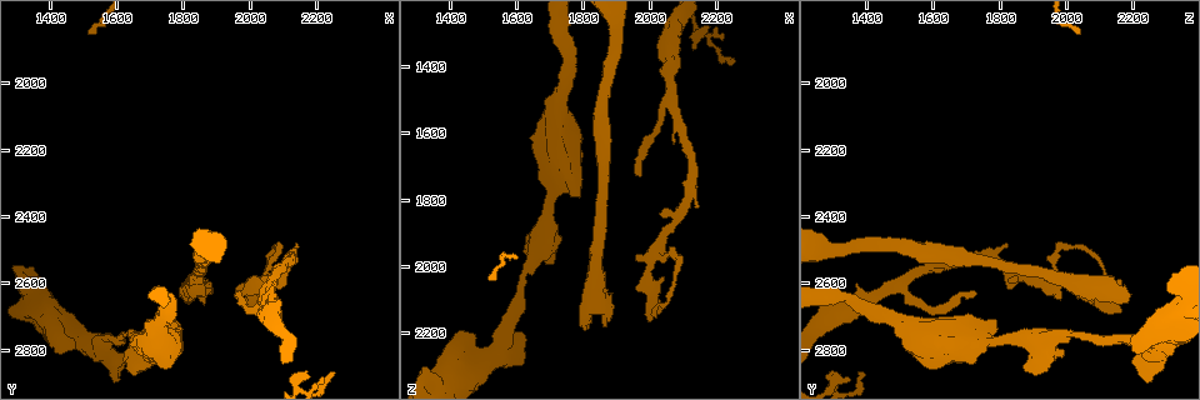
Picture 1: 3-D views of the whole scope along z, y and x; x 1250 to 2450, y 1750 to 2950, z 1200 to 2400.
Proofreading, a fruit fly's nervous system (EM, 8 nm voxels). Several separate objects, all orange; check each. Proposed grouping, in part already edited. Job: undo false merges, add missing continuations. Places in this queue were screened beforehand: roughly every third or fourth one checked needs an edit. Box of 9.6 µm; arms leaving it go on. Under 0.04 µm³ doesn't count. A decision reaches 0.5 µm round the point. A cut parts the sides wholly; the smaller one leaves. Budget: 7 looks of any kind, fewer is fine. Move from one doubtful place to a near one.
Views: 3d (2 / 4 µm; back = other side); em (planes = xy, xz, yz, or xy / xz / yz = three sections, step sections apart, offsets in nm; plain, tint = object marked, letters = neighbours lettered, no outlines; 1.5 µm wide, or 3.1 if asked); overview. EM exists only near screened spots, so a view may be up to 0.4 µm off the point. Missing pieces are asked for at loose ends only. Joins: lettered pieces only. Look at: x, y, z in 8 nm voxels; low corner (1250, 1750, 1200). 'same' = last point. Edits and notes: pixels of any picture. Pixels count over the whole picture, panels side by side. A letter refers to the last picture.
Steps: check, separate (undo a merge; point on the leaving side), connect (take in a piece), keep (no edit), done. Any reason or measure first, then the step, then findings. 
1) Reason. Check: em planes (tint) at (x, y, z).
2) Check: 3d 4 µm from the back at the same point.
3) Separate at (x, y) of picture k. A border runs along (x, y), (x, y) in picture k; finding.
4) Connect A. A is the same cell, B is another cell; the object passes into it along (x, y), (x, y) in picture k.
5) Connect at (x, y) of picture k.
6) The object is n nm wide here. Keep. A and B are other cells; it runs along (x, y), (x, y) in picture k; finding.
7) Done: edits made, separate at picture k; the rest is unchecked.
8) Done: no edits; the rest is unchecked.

A narrow waist. Check: em planes (tint) at (1640, 2750, 2010).

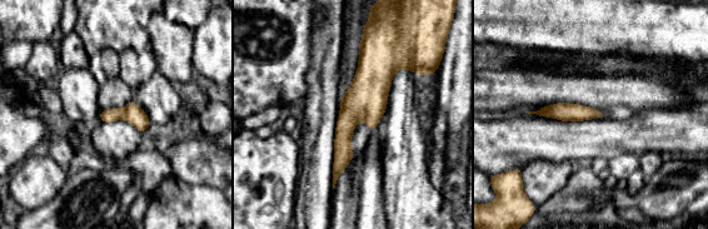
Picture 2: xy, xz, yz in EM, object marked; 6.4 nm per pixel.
Check: em planes (letters) at the same point.

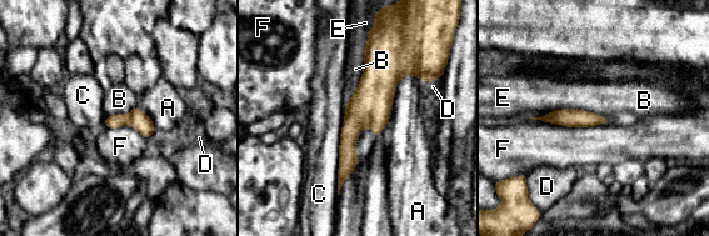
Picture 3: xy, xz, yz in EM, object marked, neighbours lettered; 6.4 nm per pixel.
The object is 110 nm wide here. Keep. A, B, C, D, E and F are other cells; a border runs along (604, 116), (558, 109), (530, 118) in picture 3; continuous, no second neuron.

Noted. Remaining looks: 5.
Stops while still wide. Check: em planes (letters) at (1430, 2810, 2210).

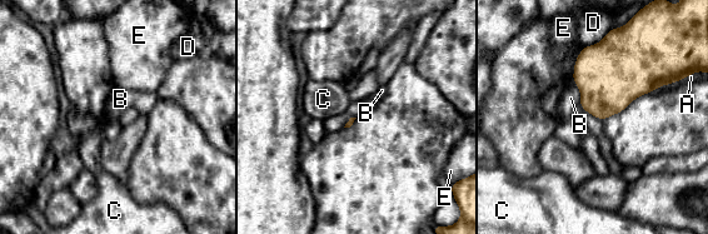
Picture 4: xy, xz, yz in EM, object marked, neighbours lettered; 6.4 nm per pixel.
Keep. A, B, C, D and E are other cells; no lettered piece goes on from it.

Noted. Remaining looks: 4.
Check: em xz step 4 (tint) at (1780, 2720, 1790).

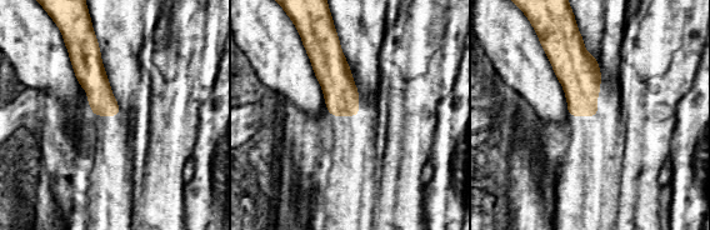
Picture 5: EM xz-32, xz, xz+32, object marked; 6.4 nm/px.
Another direction. Check: em planes (letters) at the same point.

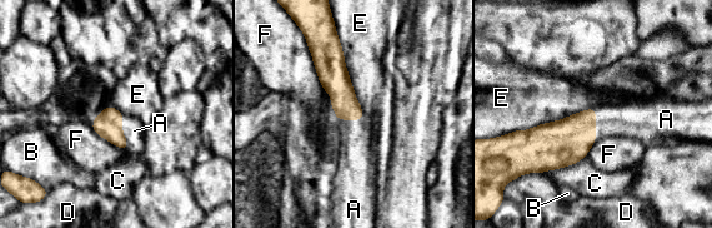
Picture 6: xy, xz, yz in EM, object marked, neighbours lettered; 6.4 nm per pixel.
Connect A. A is the same cell, B, C, D, E and F are other cells; the object passes into it along (108, 124), (123, 133), (134, 130) in picture 6; the neuron continues.

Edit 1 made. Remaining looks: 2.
Done: edits made, connect at picture 6; the rest is unchecked.

